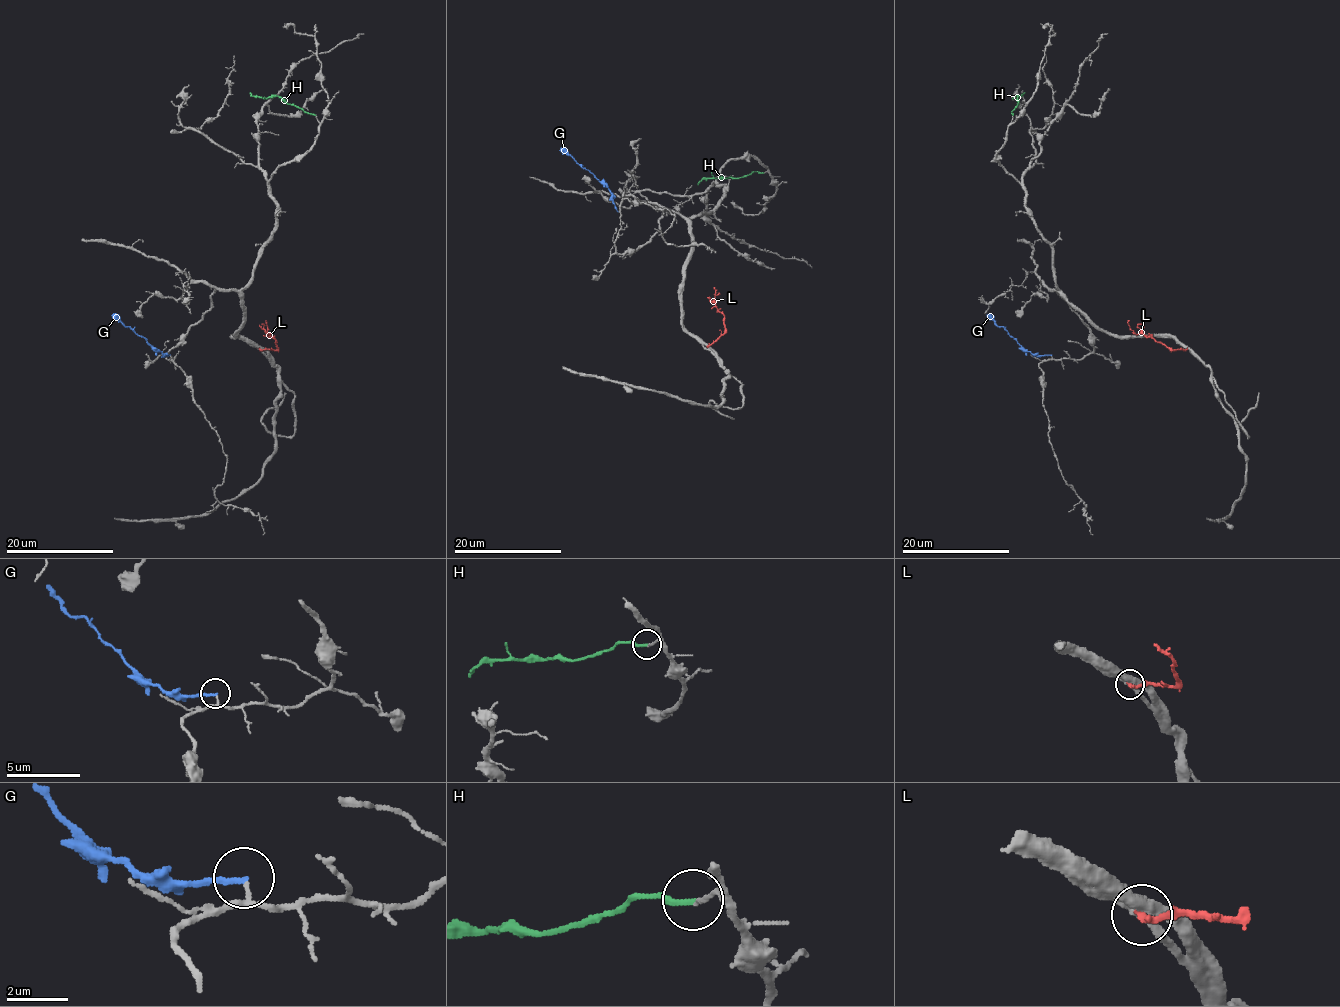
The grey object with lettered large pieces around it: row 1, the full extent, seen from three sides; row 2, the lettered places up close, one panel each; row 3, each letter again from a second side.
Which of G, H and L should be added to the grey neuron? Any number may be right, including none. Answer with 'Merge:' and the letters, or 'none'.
Merge: H

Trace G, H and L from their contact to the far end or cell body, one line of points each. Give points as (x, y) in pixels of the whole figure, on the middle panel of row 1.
G: (617, 211), (611, 192), (560, 148)
H: (763, 172), (741, 177), (707, 177), (698, 184)
L: (707, 346), (725, 328), (714, 289)

